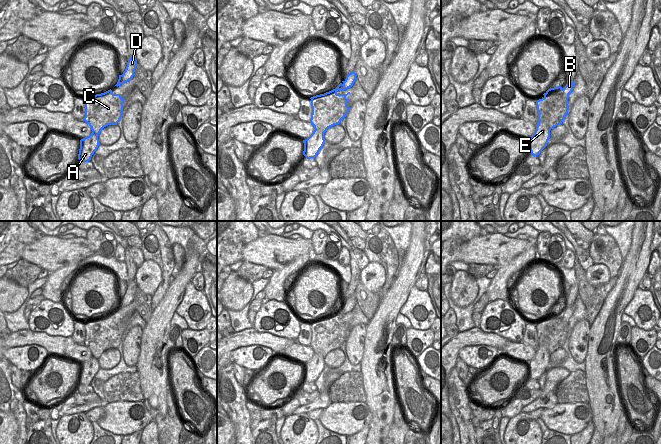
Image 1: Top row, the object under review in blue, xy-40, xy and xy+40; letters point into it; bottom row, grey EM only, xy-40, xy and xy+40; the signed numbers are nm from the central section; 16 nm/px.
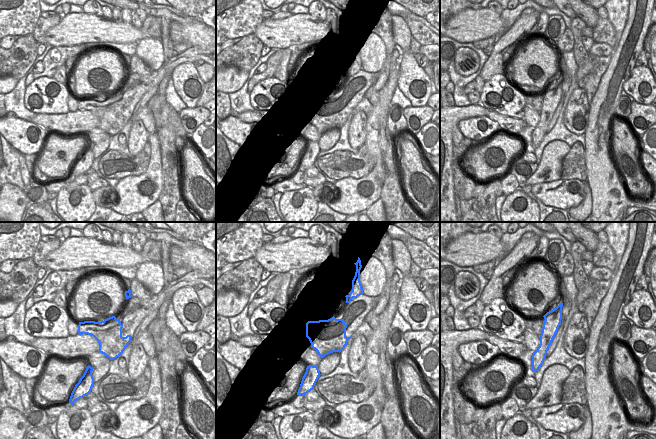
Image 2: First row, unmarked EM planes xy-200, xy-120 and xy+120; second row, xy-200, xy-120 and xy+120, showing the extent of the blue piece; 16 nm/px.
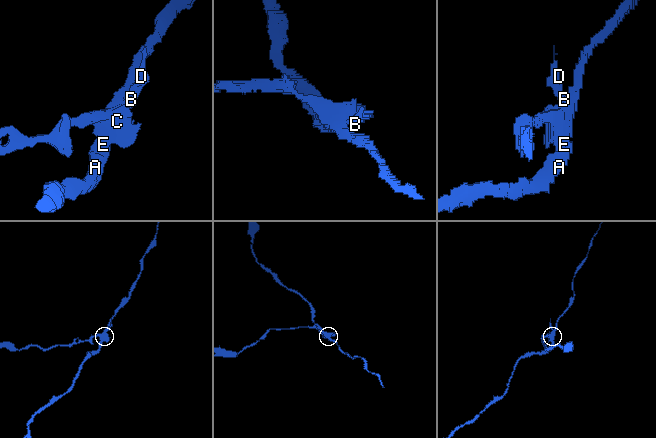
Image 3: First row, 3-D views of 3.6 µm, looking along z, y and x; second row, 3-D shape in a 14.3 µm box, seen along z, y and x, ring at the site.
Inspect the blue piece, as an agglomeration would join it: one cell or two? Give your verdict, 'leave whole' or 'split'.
split

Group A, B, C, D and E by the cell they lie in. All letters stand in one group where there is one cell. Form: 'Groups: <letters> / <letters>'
Groups: A E / B C D.

